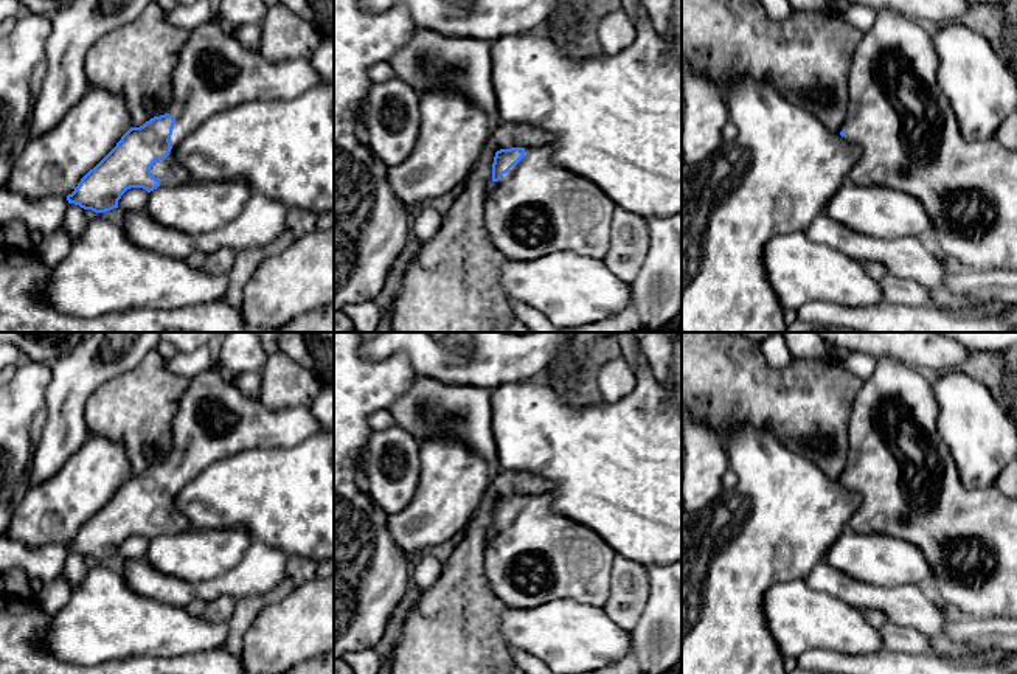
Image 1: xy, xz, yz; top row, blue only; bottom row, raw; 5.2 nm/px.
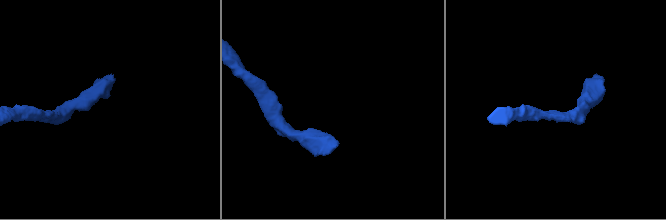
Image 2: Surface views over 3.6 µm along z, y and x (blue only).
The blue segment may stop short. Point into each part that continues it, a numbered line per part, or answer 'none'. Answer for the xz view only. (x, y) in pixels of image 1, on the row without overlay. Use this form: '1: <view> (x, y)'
1: xz (538, 556)

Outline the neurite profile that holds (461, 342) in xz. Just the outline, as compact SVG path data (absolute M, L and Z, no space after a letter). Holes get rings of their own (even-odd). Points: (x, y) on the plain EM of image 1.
M430 332L438 342L443 342L452 351L461 354L472 353L472 332Z

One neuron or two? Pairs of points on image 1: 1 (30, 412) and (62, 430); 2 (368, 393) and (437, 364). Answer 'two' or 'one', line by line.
1: two
2: two

